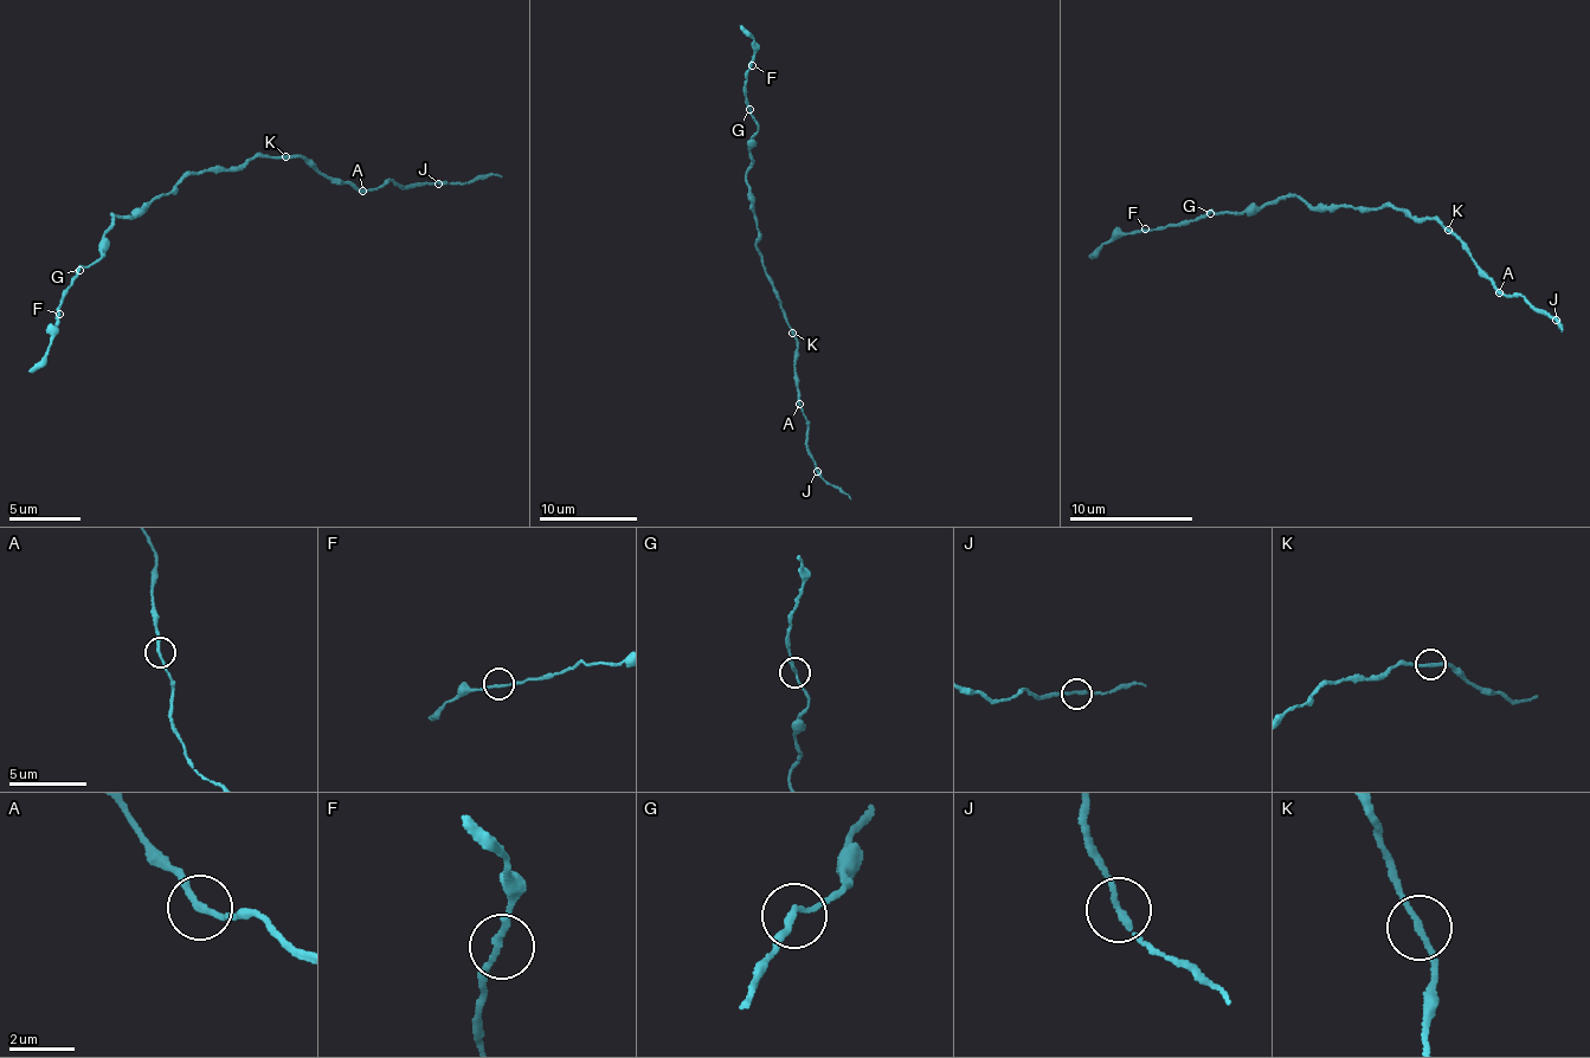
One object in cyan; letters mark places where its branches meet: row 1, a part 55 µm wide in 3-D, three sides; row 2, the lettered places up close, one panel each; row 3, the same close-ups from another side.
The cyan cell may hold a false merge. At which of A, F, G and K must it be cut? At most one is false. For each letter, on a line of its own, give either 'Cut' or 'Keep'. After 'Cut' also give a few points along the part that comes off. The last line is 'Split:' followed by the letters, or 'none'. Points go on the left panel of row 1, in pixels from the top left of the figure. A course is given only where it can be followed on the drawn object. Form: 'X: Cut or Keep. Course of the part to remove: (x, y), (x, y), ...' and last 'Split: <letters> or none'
A: Cut. Course of the part to remove: (362, 192), (391, 180), (405, 187), (433, 181), (502, 179)
F: Keep
G: Keep
K: Keep
Split: A

